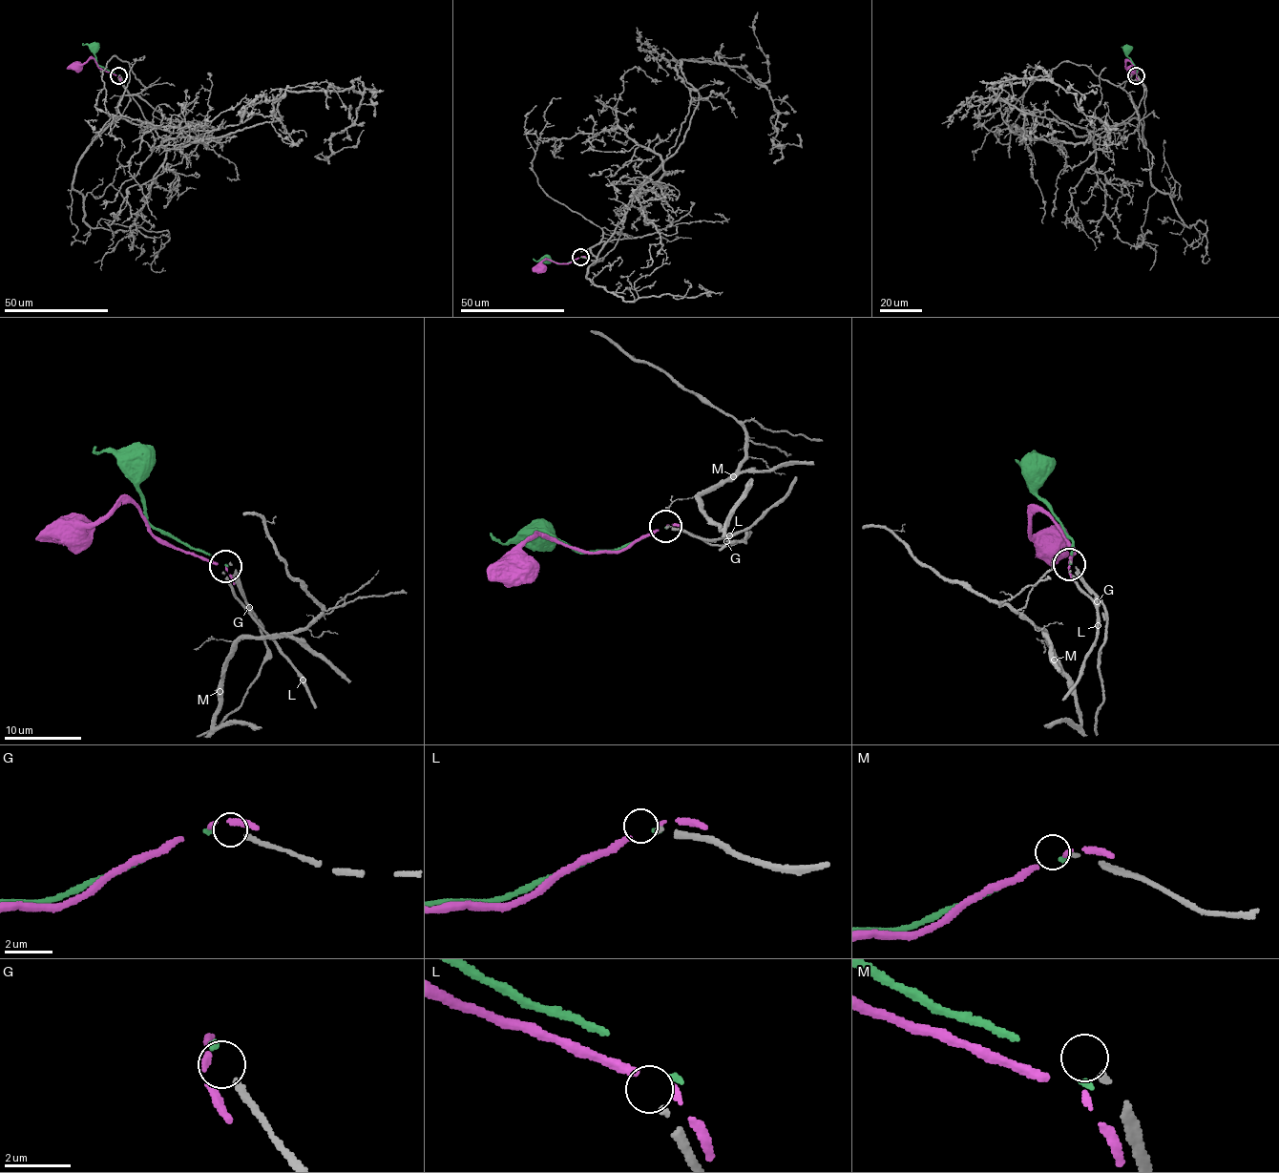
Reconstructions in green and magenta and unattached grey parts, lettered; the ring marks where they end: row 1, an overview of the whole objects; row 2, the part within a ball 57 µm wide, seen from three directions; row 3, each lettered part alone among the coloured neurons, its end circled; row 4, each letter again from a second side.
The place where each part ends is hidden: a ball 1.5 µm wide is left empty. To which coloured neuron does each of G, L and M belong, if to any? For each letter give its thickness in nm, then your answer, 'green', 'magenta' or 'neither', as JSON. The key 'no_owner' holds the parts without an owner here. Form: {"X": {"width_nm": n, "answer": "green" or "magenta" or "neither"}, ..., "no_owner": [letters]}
{"G": {"width_nm": 220, "answer": "green"}, "L": {"width_nm": 140, "answer": "neither"}, "M": {"width_nm": 140, "answer": "neither"}, "no_owner": ["L", "M"]}

